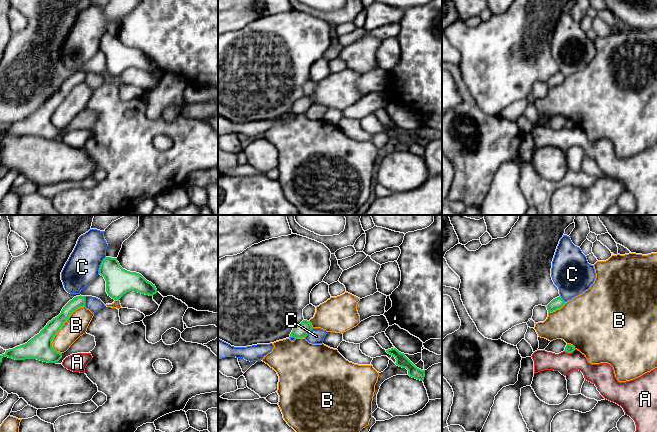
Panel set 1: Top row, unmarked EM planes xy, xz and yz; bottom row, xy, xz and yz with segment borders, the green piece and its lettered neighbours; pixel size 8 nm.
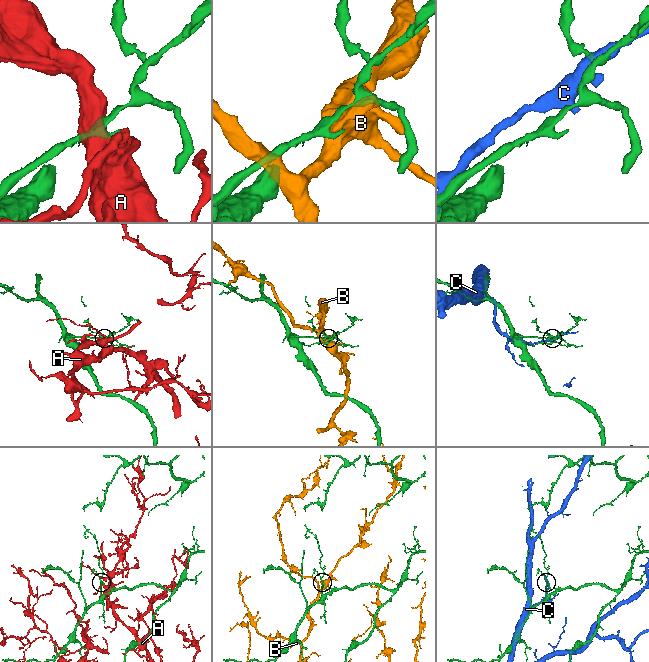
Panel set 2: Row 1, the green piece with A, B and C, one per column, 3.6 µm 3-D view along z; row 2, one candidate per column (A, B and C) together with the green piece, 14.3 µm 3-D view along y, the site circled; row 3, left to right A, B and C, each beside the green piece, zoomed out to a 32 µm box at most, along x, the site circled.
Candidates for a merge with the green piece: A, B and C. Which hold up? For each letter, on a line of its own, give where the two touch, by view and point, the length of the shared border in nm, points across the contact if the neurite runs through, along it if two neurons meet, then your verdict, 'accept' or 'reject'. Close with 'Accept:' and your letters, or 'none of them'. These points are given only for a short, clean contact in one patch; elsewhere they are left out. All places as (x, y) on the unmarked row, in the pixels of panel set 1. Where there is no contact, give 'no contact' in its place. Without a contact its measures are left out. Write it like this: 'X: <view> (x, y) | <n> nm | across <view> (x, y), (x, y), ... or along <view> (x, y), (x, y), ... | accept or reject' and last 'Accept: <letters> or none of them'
A: yz (569, 128) | 100 nm | reject
B: xy (62, 101) | 440 nm | reject
C: xy (100, 41) | 160 nm | reject
Accept: none of them

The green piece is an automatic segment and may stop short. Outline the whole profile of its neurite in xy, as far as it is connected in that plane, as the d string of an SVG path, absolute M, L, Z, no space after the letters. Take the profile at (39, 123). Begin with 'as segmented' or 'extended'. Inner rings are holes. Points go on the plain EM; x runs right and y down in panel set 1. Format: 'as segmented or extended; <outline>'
as segmented; M76 72L62 85L61 89L47 99L39 110L31 114L27 119L6 126L0 131L0 139L3 133L15 136L37 135L47 139L56 139L62 134L62 129L52 123L52 116L73 87L85 82L85 73Z

